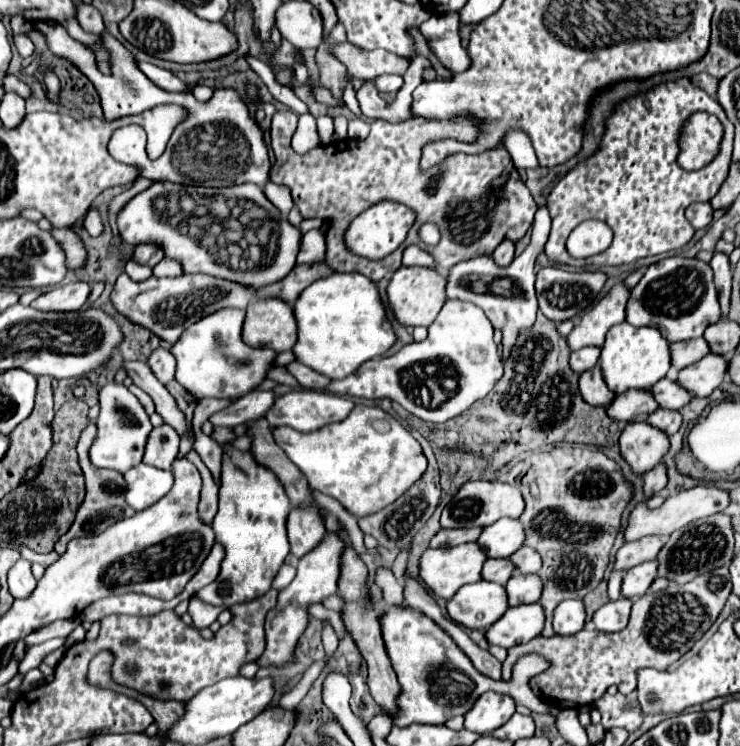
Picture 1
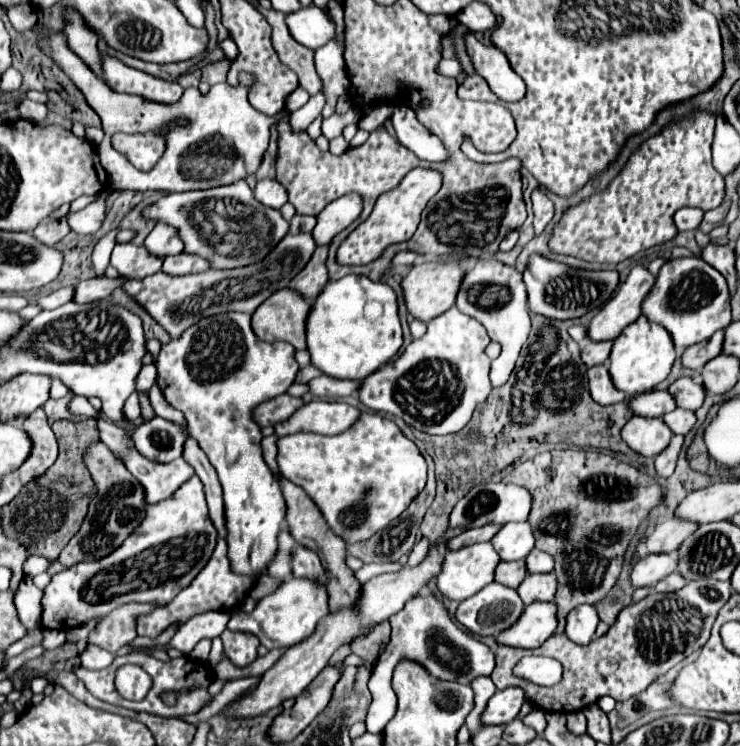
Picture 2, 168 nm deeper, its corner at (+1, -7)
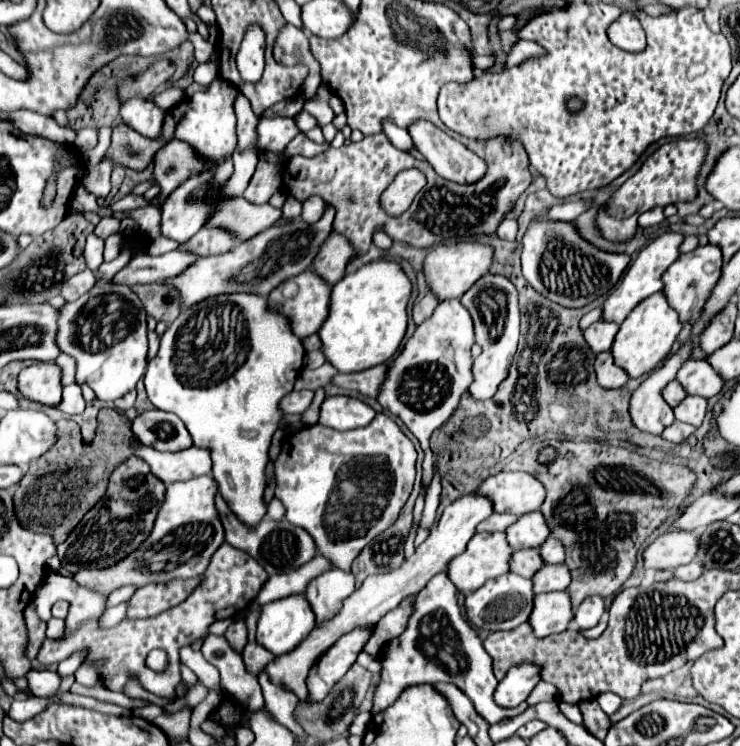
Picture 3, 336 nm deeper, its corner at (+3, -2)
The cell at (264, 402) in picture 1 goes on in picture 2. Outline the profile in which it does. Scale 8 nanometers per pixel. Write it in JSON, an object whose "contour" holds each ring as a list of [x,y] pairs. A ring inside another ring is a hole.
{"contour":[[[282,394],[282,396],[276,396],[272,400],[262,402],[254,410],[254,420],[260,426],[274,426],[280,420],[286,420],[292,412],[296,412],[302,406],[304,406],[304,400],[302,398],[294,398],[290,394]]]}

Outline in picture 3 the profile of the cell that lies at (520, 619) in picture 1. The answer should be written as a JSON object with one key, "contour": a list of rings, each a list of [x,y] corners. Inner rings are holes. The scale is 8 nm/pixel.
{"contour":[[[566,591],[540,593],[534,597],[534,609],[528,619],[536,637],[548,637],[568,629],[572,621],[572,605]]]}

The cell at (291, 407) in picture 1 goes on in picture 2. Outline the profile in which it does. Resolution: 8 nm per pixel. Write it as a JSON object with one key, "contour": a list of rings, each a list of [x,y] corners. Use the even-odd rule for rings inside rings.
{"contour":[[[308,402],[300,410],[296,410],[288,420],[278,422],[274,426],[276,434],[290,436],[296,432],[316,432],[316,434],[342,434],[352,424],[358,422],[360,410],[346,402]]]}

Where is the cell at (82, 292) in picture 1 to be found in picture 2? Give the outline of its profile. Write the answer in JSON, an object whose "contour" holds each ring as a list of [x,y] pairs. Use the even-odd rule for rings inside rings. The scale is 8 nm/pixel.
{"contour":[[[120,276],[120,278],[90,278],[90,280],[84,280],[78,284],[76,288],[76,296],[74,296],[74,302],[94,302],[94,300],[102,300],[102,298],[108,298],[116,288],[122,288],[122,280],[128,280],[126,276]]]}

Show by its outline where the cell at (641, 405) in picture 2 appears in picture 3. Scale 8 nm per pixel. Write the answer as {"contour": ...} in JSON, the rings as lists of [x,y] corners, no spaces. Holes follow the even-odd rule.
{"contour":[[[670,381],[670,383],[662,389],[662,397],[664,397],[664,401],[666,401],[670,407],[676,407],[676,405],[686,397],[686,391],[680,387],[680,383]]]}

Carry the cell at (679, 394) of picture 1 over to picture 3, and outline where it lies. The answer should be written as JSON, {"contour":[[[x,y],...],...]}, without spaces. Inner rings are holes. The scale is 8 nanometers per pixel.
{"contour":[[[686,361],[678,371],[676,381],[688,395],[700,395],[704,399],[714,397],[722,389],[722,379],[706,361]]]}

